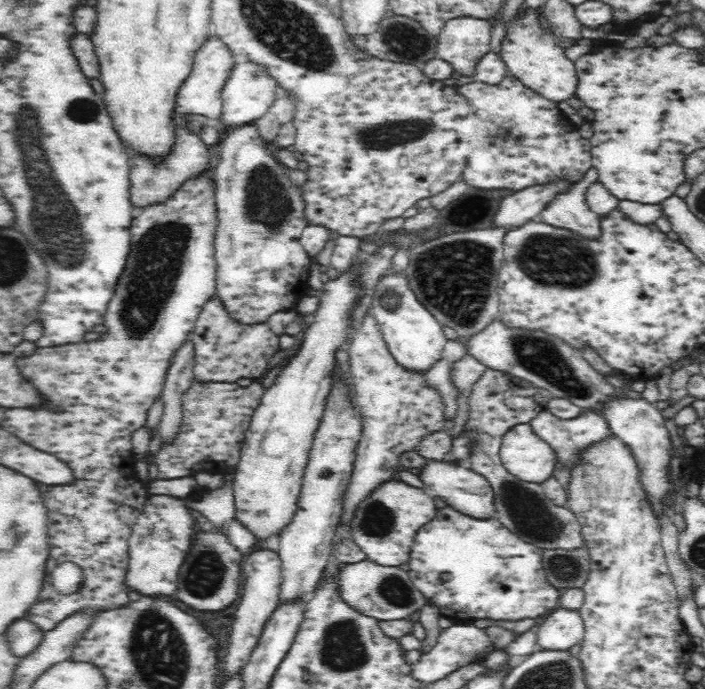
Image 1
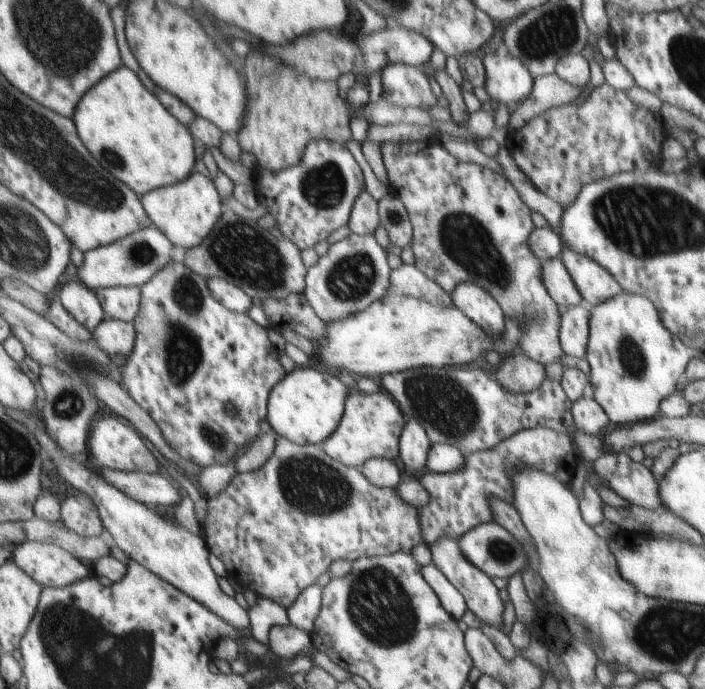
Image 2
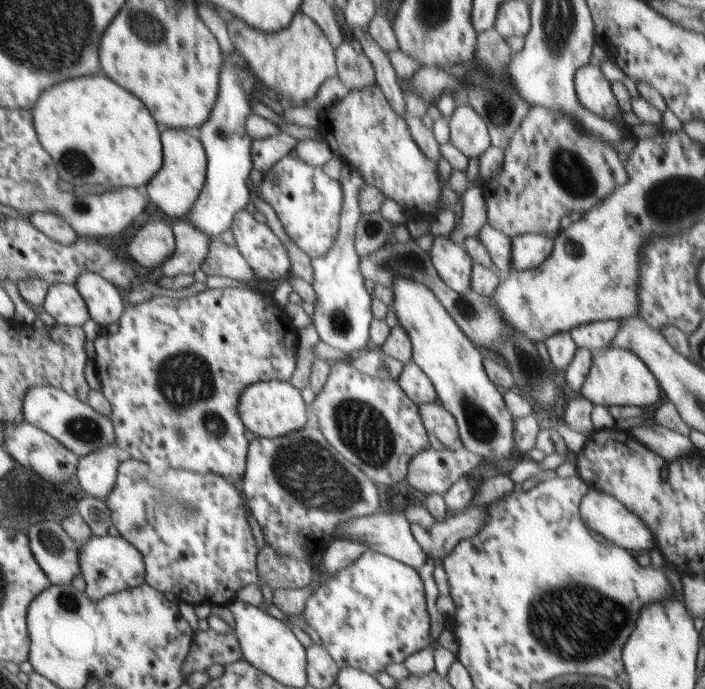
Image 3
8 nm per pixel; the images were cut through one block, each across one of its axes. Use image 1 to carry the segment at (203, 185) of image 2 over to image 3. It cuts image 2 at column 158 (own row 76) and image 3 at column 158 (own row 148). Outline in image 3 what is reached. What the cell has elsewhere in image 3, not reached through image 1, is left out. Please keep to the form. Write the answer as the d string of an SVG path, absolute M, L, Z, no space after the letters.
M169 128L164 132L166 160L164 171L148 185L148 196L161 215L173 220L185 219L195 208L196 202L207 187L209 176L209 157L201 138L192 136L188 130Z

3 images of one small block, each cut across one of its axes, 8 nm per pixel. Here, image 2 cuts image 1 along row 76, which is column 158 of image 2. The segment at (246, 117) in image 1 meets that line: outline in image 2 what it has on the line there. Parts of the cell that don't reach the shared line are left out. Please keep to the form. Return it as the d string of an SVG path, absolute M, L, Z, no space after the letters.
M156 224L139 230L126 239L116 241L105 247L85 253L85 262L75 271L78 280L82 280L95 291L119 286L143 287L174 261L175 242Z

